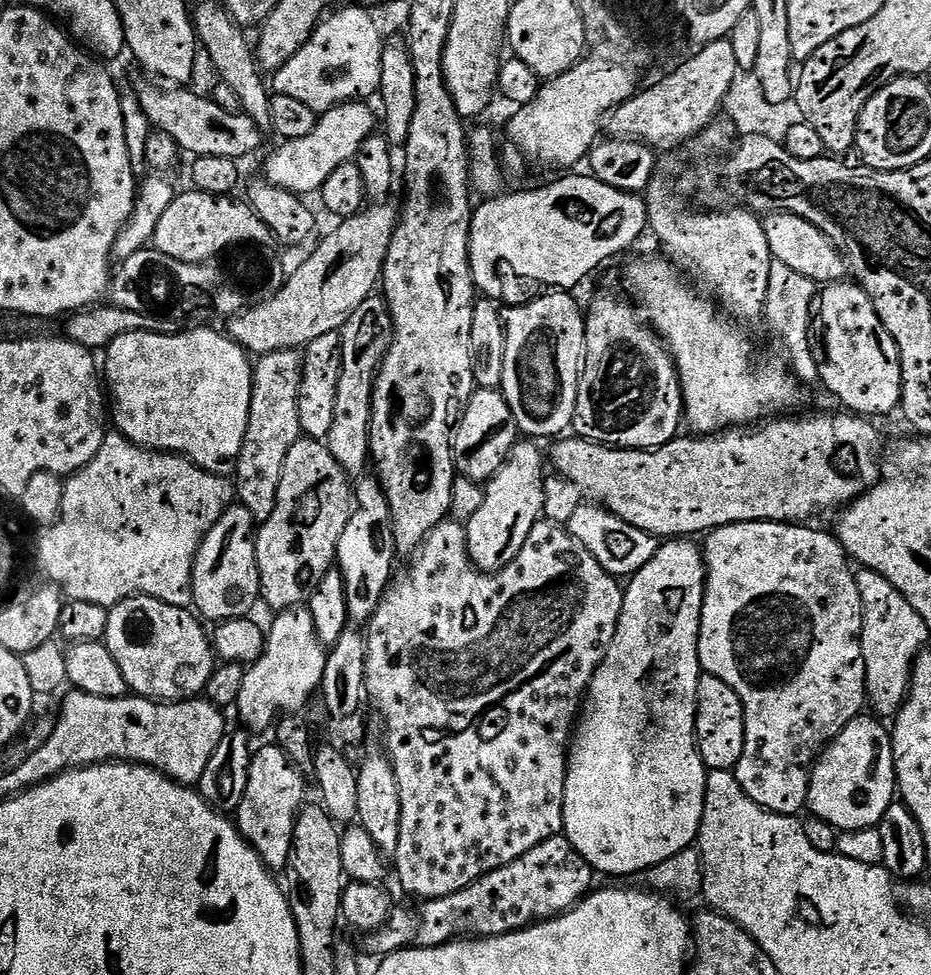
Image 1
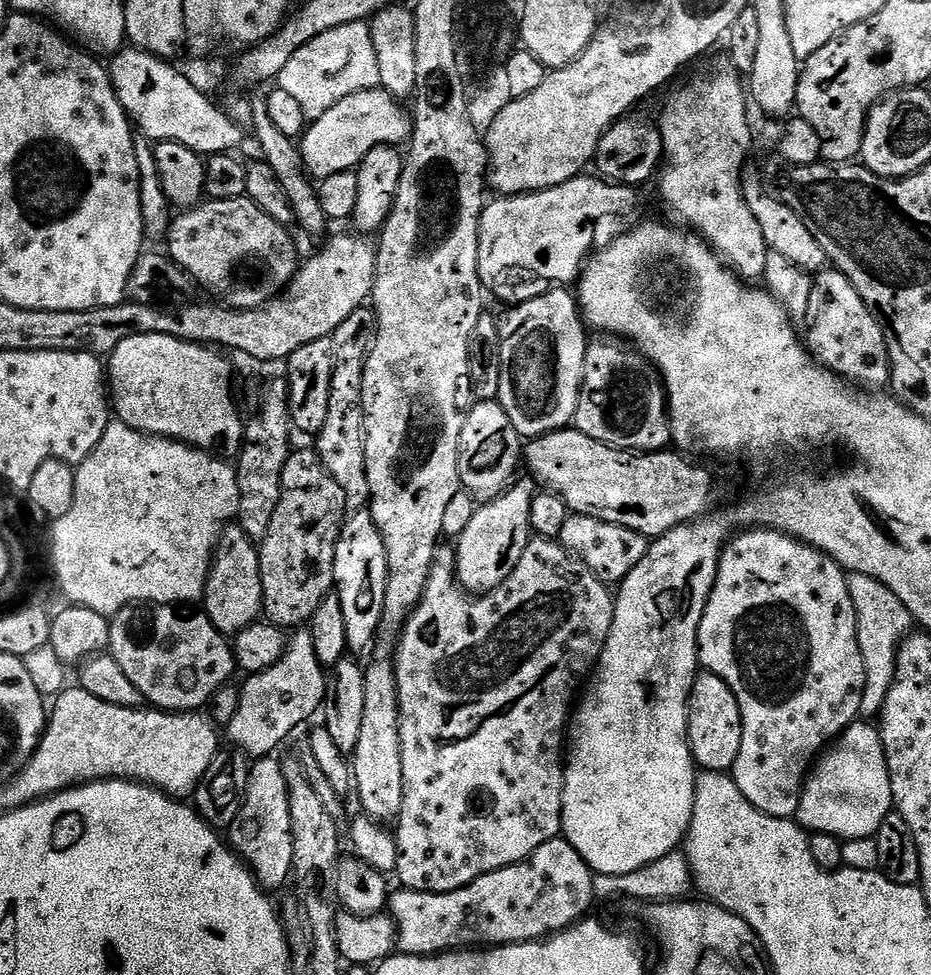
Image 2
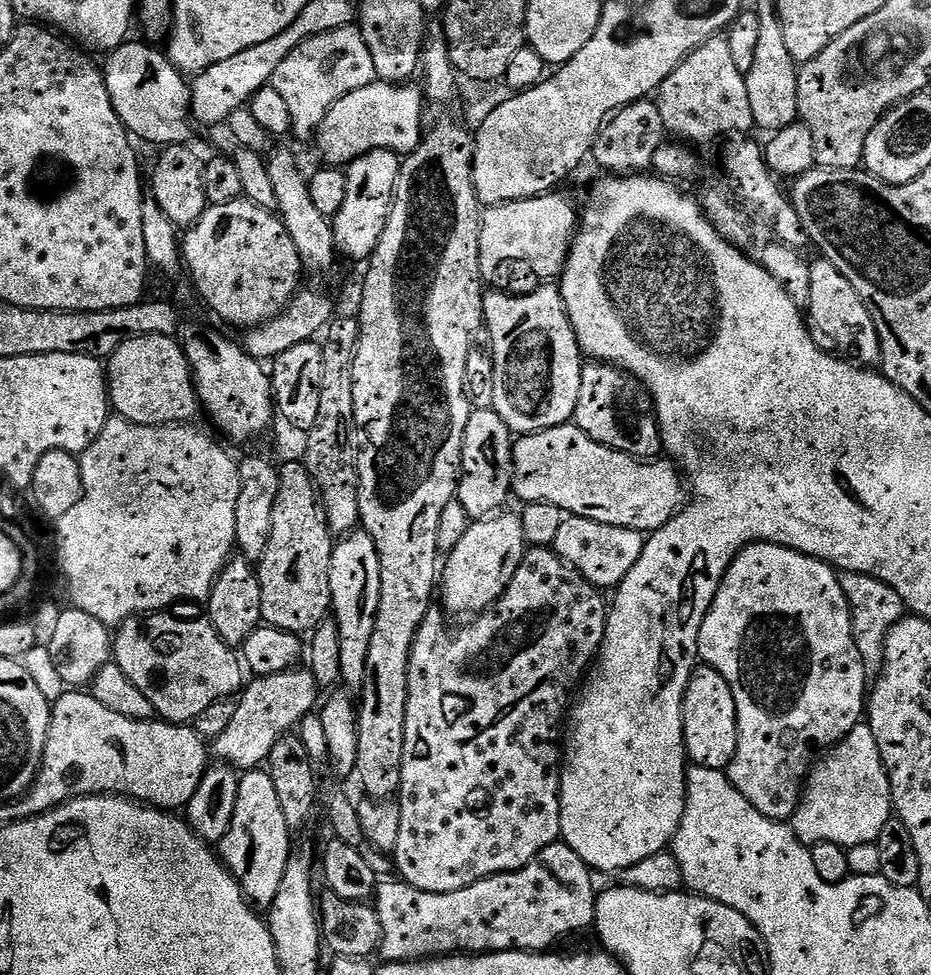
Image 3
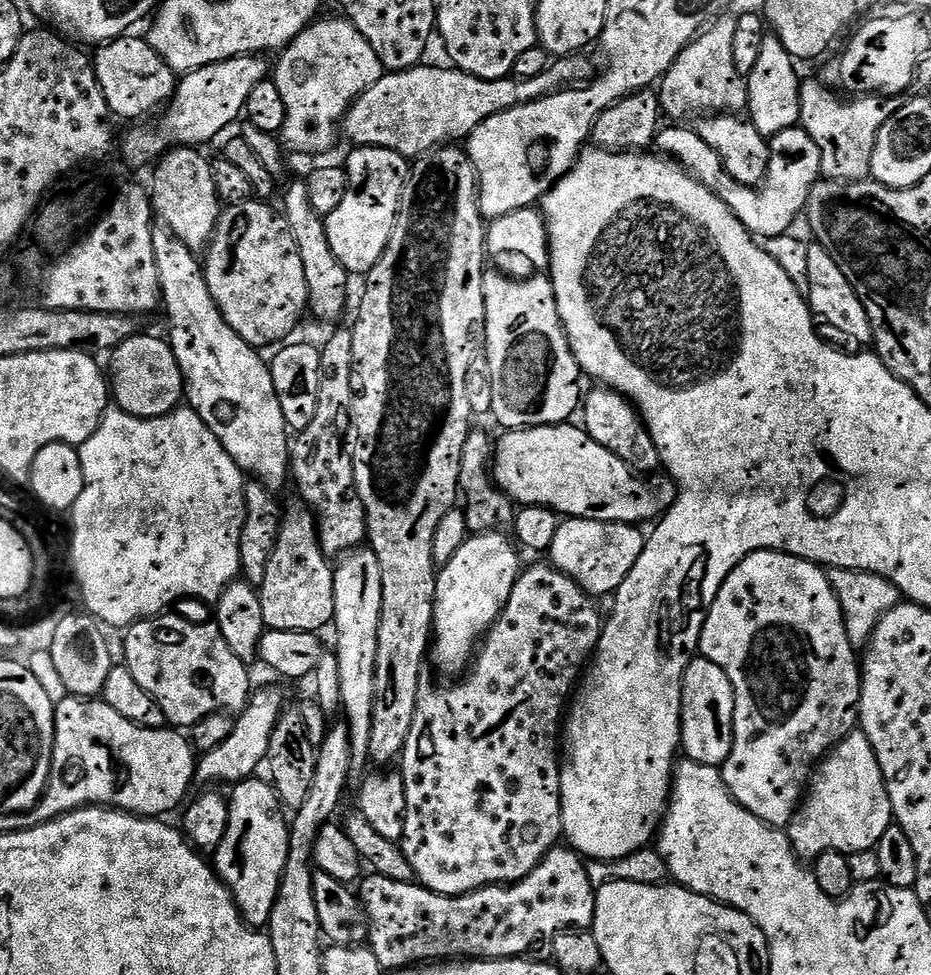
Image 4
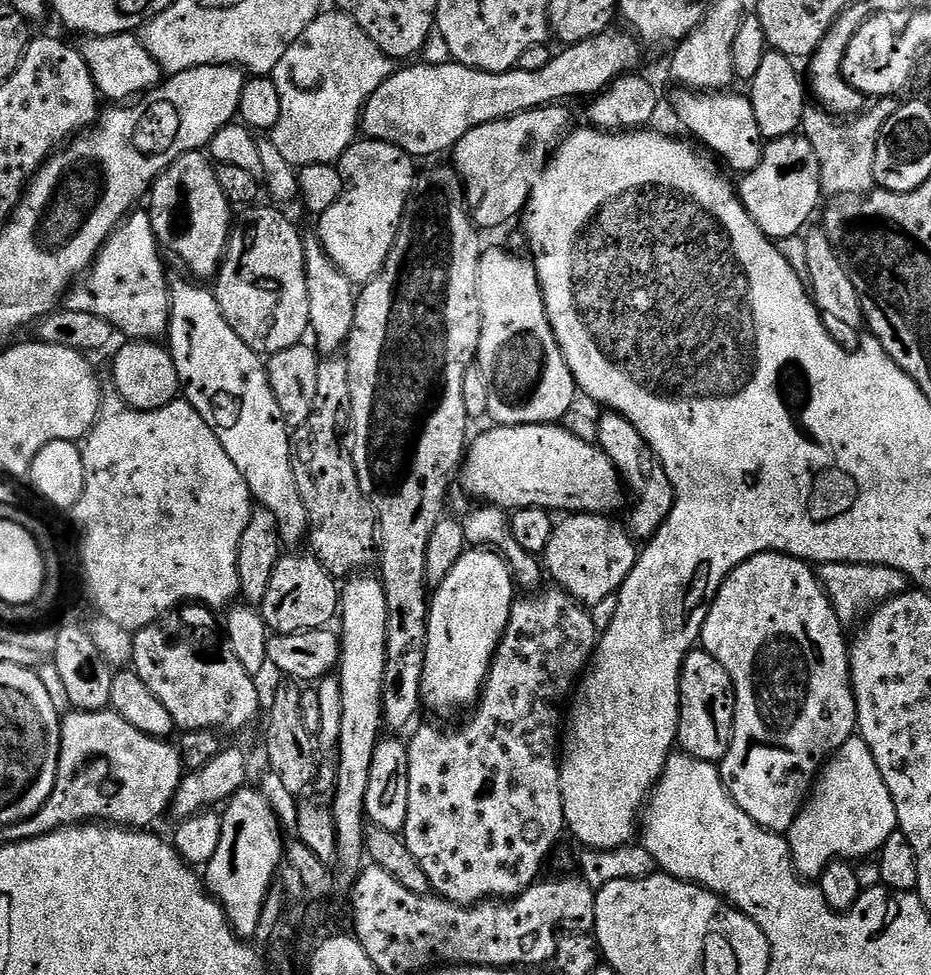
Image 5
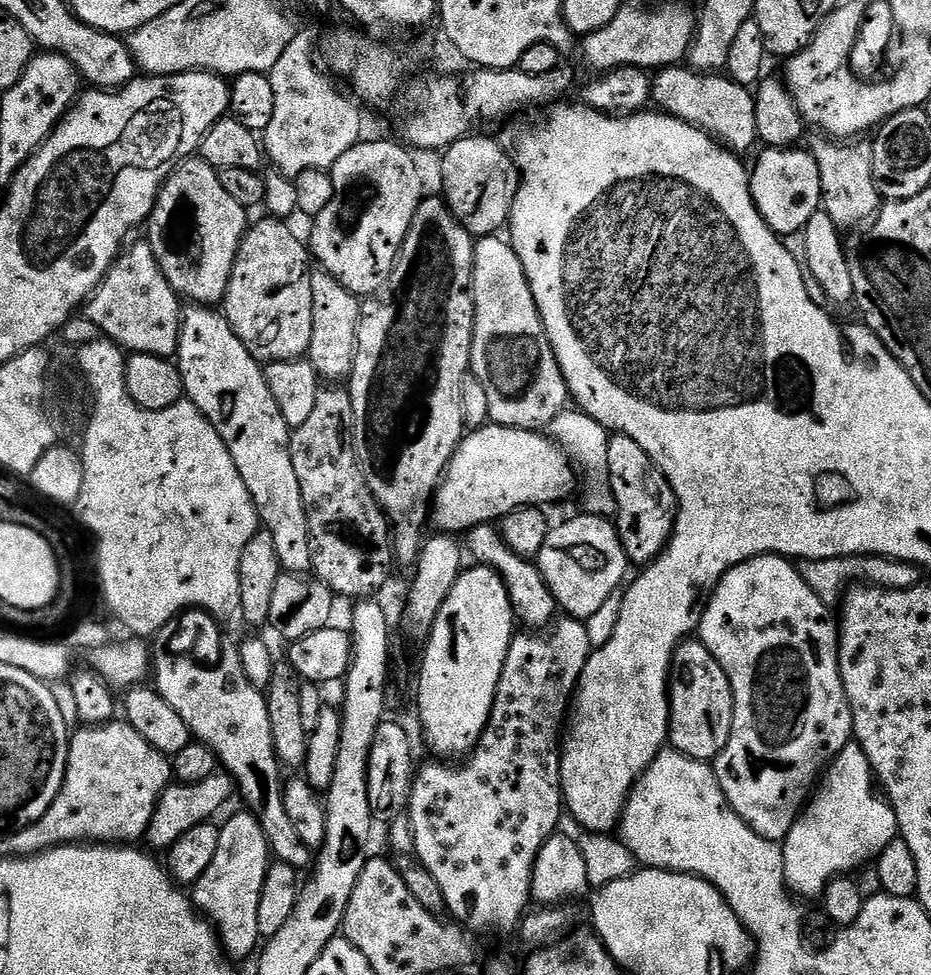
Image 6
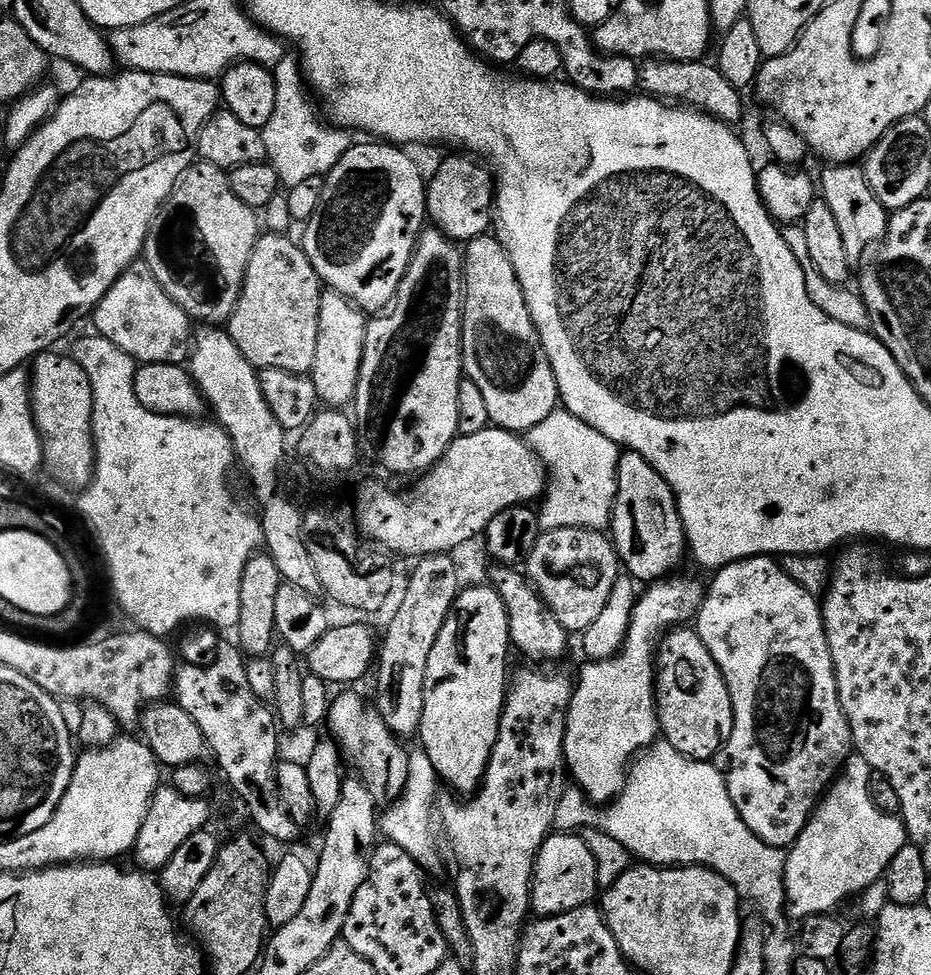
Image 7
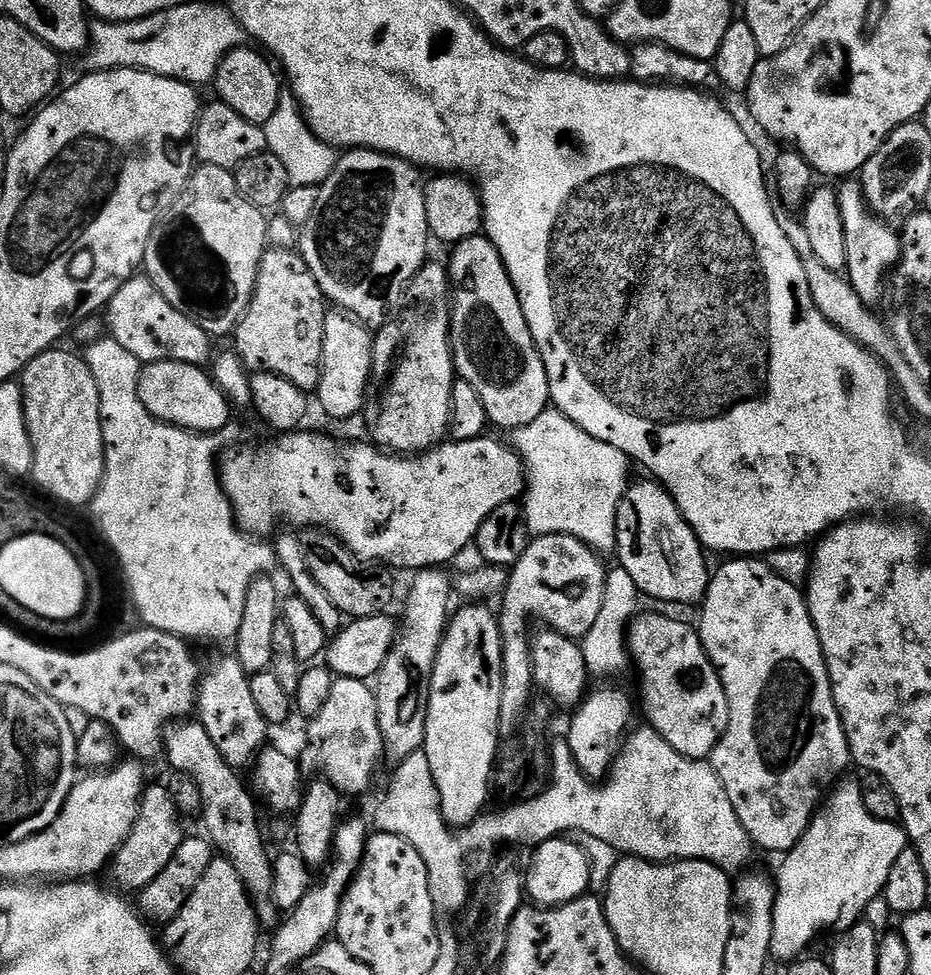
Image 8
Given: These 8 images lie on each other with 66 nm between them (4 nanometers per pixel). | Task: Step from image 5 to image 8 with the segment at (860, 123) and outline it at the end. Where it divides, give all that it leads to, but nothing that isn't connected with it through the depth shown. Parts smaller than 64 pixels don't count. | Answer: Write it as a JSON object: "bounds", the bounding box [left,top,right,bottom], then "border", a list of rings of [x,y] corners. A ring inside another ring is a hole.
{"bounds":[836,178,901,306],"border":[[[848,178],[836,188],[838,206],[842,210],[842,230],[846,230],[846,279],[857,291],[862,302],[876,306],[886,296],[886,277],[900,262],[901,237],[891,232],[889,225],[879,216],[866,210],[863,187],[855,179]]]}

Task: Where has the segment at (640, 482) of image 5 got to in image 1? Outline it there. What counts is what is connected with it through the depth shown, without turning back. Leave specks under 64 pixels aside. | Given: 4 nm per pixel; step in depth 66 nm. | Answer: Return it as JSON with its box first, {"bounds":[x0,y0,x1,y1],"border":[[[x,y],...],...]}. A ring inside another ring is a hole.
{"bounds":[572,292,684,448],"border":[[[604,292],[593,302],[592,309],[587,309],[584,322],[584,359],[572,428],[577,437],[613,448],[661,448],[675,440],[681,431],[684,391],[680,385],[680,376],[676,373],[676,363],[672,361],[672,354],[664,341],[652,331],[645,317],[625,300],[612,292]]]}

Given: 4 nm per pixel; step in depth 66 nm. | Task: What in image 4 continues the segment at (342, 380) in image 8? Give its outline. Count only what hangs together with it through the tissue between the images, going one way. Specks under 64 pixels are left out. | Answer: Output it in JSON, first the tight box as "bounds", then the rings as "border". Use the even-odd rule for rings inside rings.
{"bounds":[282,179,350,320],"border":[[[303,179],[294,181],[285,190],[282,211],[294,234],[294,242],[298,242],[298,254],[302,254],[302,270],[306,273],[311,315],[321,316],[324,320],[338,319],[348,304],[350,273],[346,266],[342,266],[342,262],[338,262],[338,258],[334,258],[334,250],[330,250],[330,238],[326,238],[324,217],[310,203],[310,190]]]}

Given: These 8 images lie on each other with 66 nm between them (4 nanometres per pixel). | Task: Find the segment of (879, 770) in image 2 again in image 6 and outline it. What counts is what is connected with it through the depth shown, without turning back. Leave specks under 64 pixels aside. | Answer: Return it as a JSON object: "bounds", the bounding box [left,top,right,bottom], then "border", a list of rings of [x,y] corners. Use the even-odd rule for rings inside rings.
{"bounds":[782,742,897,897],"border":[[[850,742],[828,765],[804,805],[800,819],[794,822],[782,842],[784,877],[789,892],[797,897],[823,897],[831,880],[871,865],[890,841],[897,839],[896,815],[892,805],[883,795],[876,796],[876,792],[878,788],[874,783],[870,758],[866,758],[860,744]]]}

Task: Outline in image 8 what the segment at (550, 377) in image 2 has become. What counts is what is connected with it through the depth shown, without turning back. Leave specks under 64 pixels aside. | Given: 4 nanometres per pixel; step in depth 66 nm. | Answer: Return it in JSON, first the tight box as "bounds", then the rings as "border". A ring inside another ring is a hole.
{"bounds":[446,235,550,430],"border":[[[487,235],[466,238],[451,252],[452,261],[447,261],[446,267],[452,281],[452,361],[456,363],[456,375],[478,390],[478,398],[482,398],[493,425],[507,430],[526,426],[550,406],[550,386],[546,366],[538,354],[530,326],[526,326],[526,314],[522,314],[522,302],[510,282],[510,274]]]}

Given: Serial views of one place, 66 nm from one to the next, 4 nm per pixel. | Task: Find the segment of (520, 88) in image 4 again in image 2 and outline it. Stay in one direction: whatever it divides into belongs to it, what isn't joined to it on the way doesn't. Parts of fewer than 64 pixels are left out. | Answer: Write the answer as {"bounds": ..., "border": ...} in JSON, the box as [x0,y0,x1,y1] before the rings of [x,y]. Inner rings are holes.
{"bounds":[298,88,413,182],"border":[[[371,88],[368,92],[350,94],[346,98],[342,98],[337,104],[330,106],[330,110],[326,110],[326,114],[322,114],[322,118],[311,121],[304,129],[304,135],[299,137],[298,147],[304,171],[313,181],[319,182],[330,178],[330,174],[350,172],[359,168],[360,163],[366,158],[366,154],[370,154],[370,150],[374,150],[378,146],[383,144],[403,145],[411,137],[413,117],[407,111],[404,113],[400,108],[403,107],[398,101],[390,93],[380,88]]]}

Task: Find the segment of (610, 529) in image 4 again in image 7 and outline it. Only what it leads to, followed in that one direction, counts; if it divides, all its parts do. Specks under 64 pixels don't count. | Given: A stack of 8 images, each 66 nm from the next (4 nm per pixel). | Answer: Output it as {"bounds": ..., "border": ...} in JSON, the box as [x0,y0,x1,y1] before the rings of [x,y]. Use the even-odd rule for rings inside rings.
{"bounds":[526,528,622,634],"border":[[[549,528],[541,531],[534,550],[527,558],[526,575],[546,602],[546,606],[554,610],[554,618],[562,622],[566,631],[569,634],[583,634],[606,607],[610,590],[614,590],[614,582],[622,575],[622,565],[616,554],[616,545],[603,531],[595,528]]]}

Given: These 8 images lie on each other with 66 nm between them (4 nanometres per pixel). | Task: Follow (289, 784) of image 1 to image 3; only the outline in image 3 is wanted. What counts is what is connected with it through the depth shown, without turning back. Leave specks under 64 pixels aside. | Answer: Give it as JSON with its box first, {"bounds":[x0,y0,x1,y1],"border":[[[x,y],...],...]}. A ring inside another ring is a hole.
{"bounds":[218,770,293,910],"border":[[[248,770],[241,775],[238,786],[238,806],[234,806],[234,822],[230,822],[230,830],[226,830],[226,838],[218,845],[218,855],[228,867],[228,873],[236,879],[243,890],[244,897],[257,910],[266,910],[274,902],[278,894],[278,886],[282,882],[282,874],[286,874],[286,862],[292,853],[293,833],[286,826],[286,818],[282,815],[282,805],[278,802],[278,793],[274,790],[274,782],[266,770]]]}

